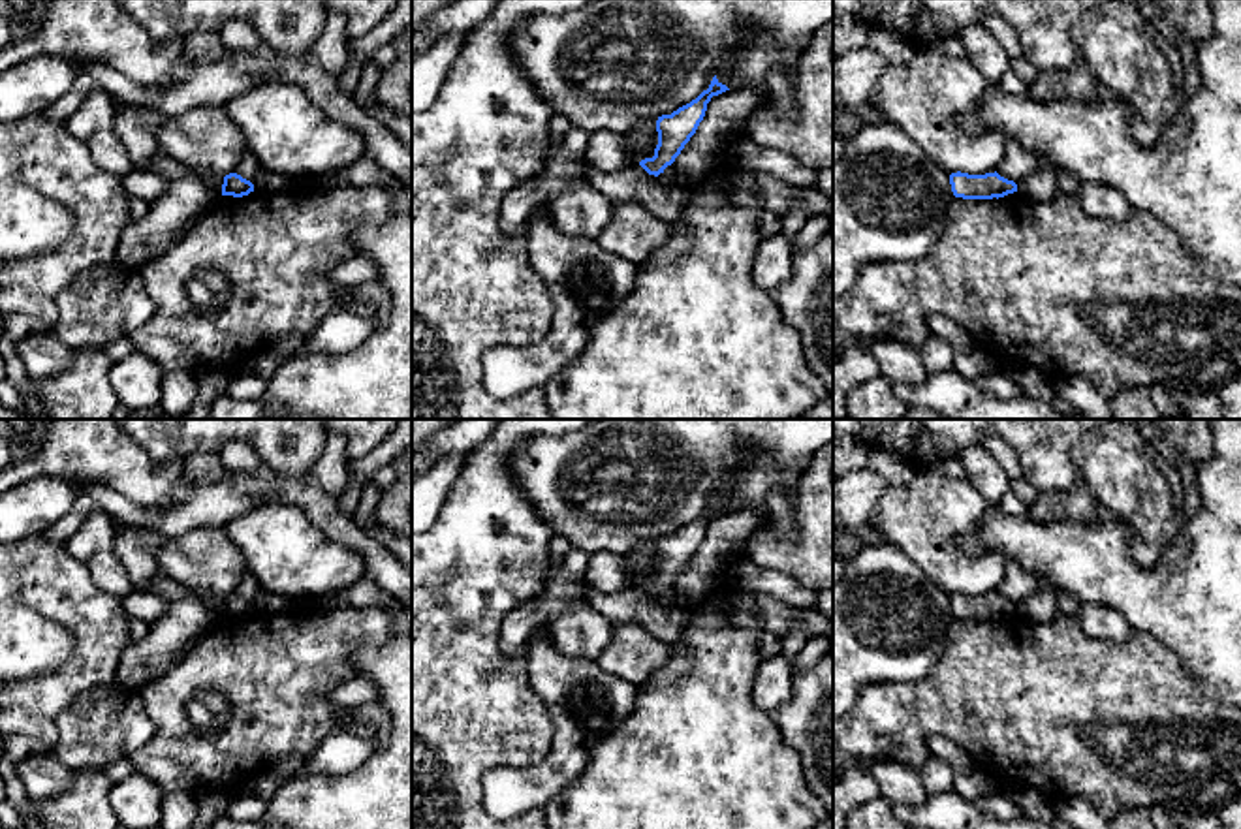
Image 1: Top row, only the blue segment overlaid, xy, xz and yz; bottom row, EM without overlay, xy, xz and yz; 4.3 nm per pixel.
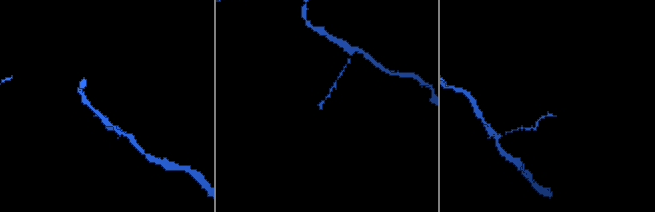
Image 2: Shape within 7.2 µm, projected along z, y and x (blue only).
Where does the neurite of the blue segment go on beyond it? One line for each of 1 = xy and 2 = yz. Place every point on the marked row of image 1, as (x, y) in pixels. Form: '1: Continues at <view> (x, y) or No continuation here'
1: No continuation here
2: No continuation here

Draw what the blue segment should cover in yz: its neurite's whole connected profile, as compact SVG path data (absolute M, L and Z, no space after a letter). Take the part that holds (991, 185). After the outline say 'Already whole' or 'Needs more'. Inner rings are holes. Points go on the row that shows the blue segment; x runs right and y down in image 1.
M951 173L950 175L951 192L955 197L963 199L993 199L1004 197L1017 192L1017 184L995 173L968 175Z. Already whole

